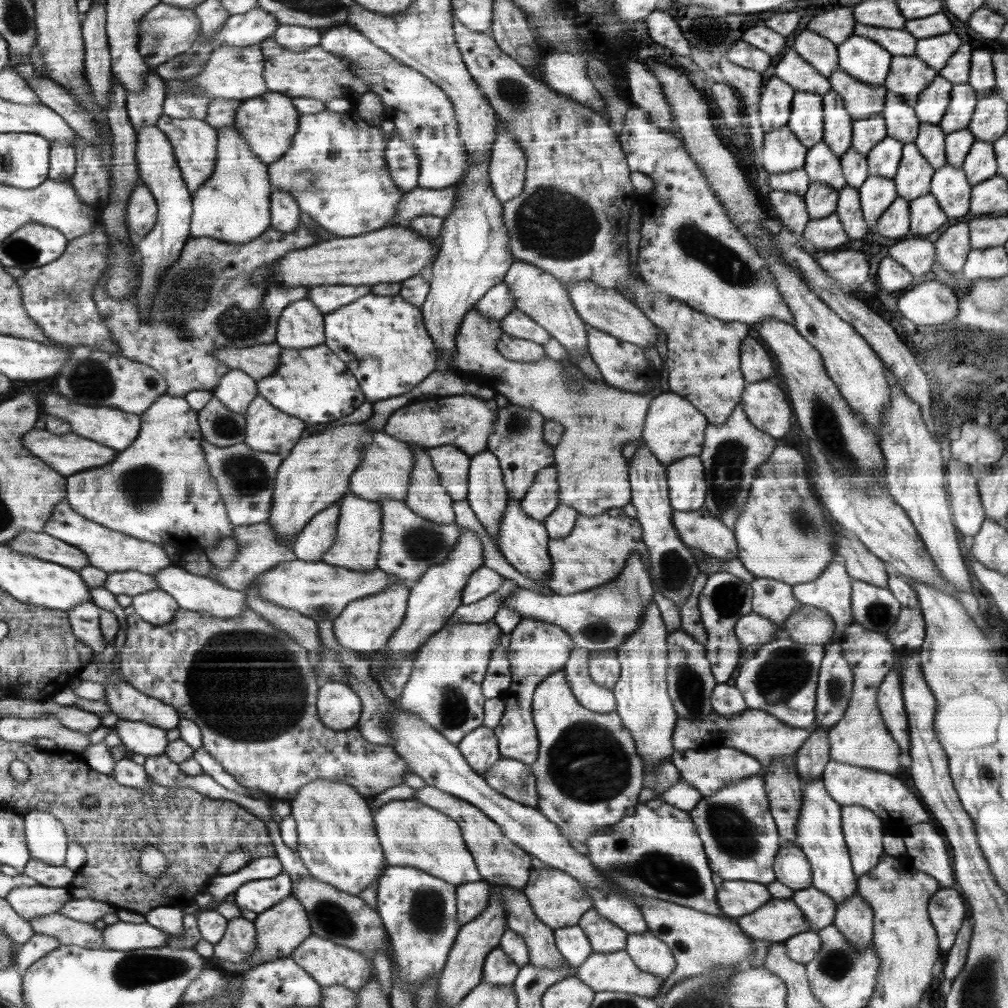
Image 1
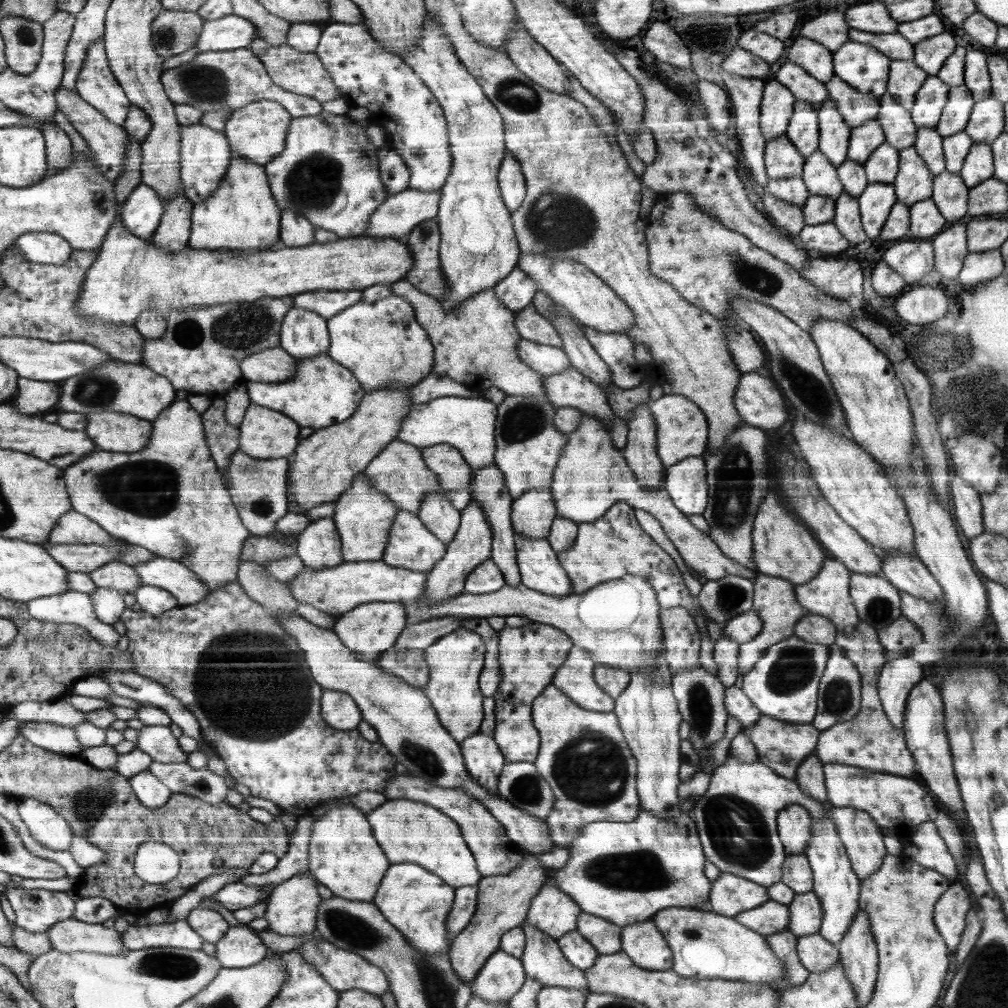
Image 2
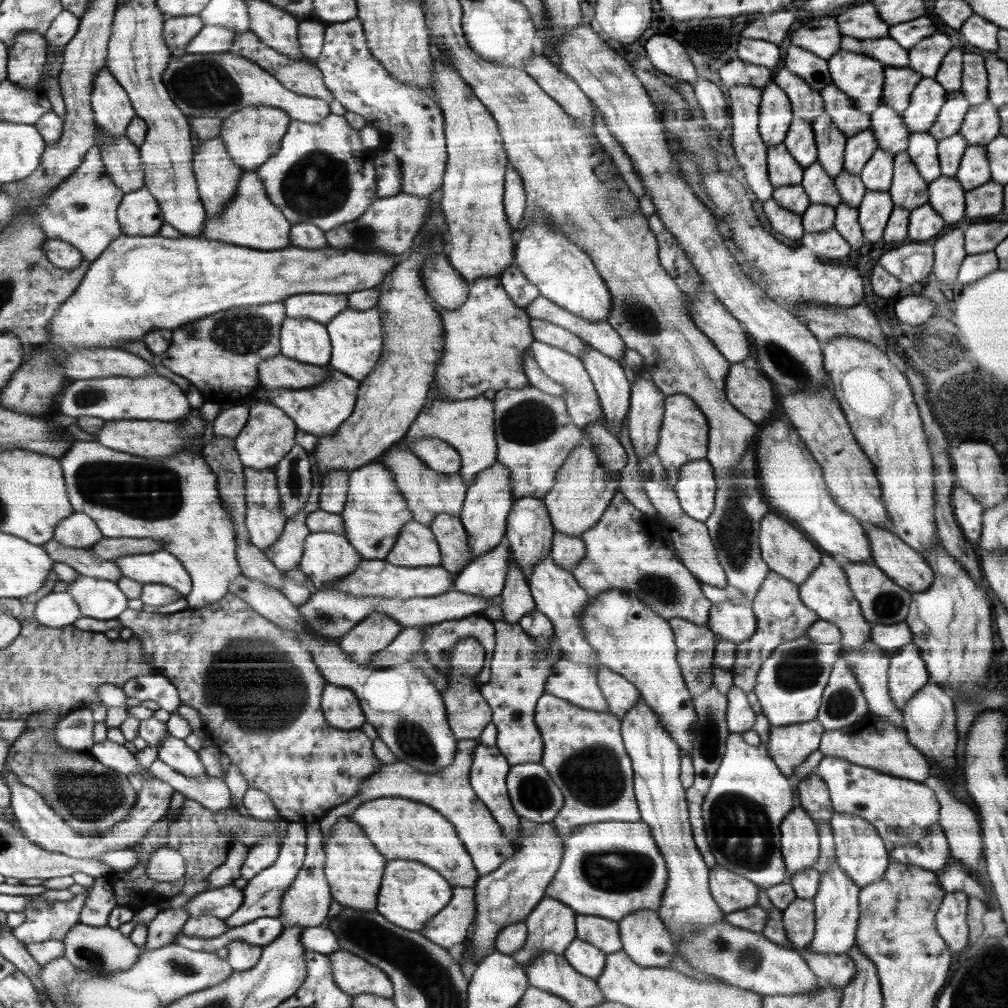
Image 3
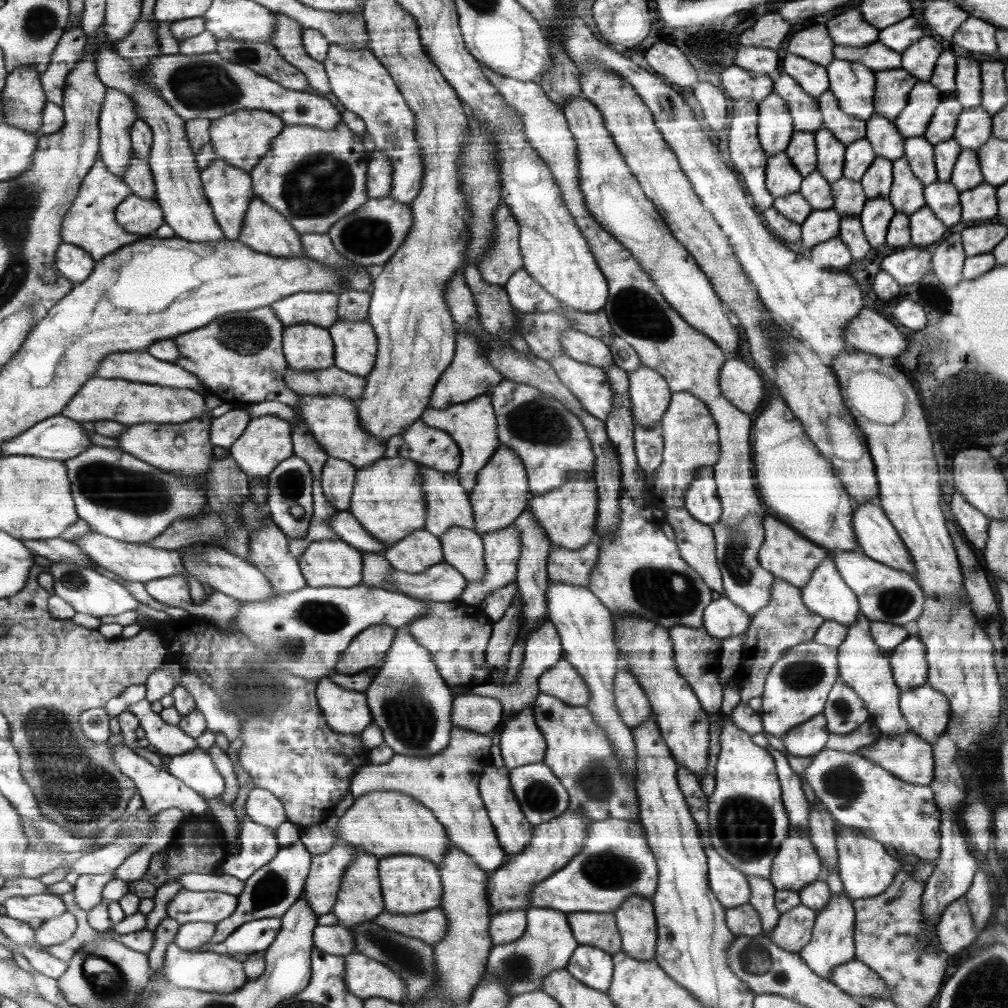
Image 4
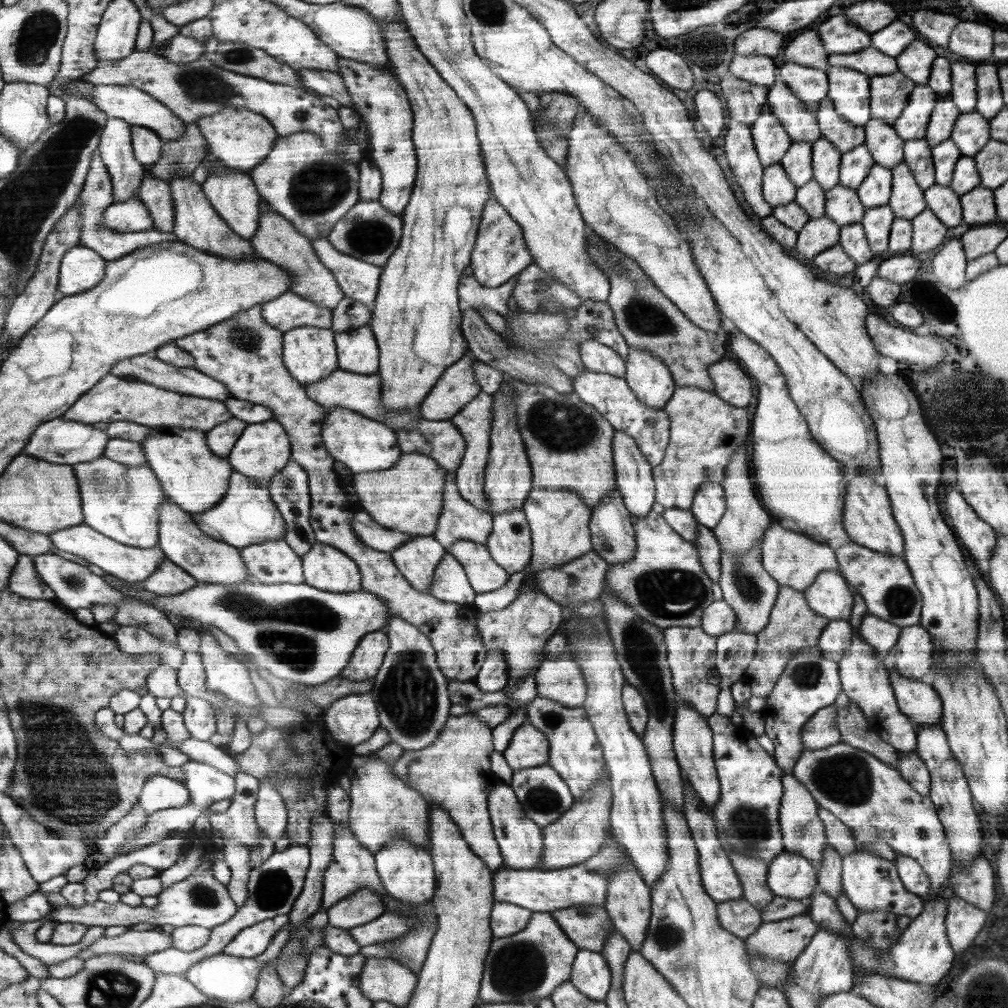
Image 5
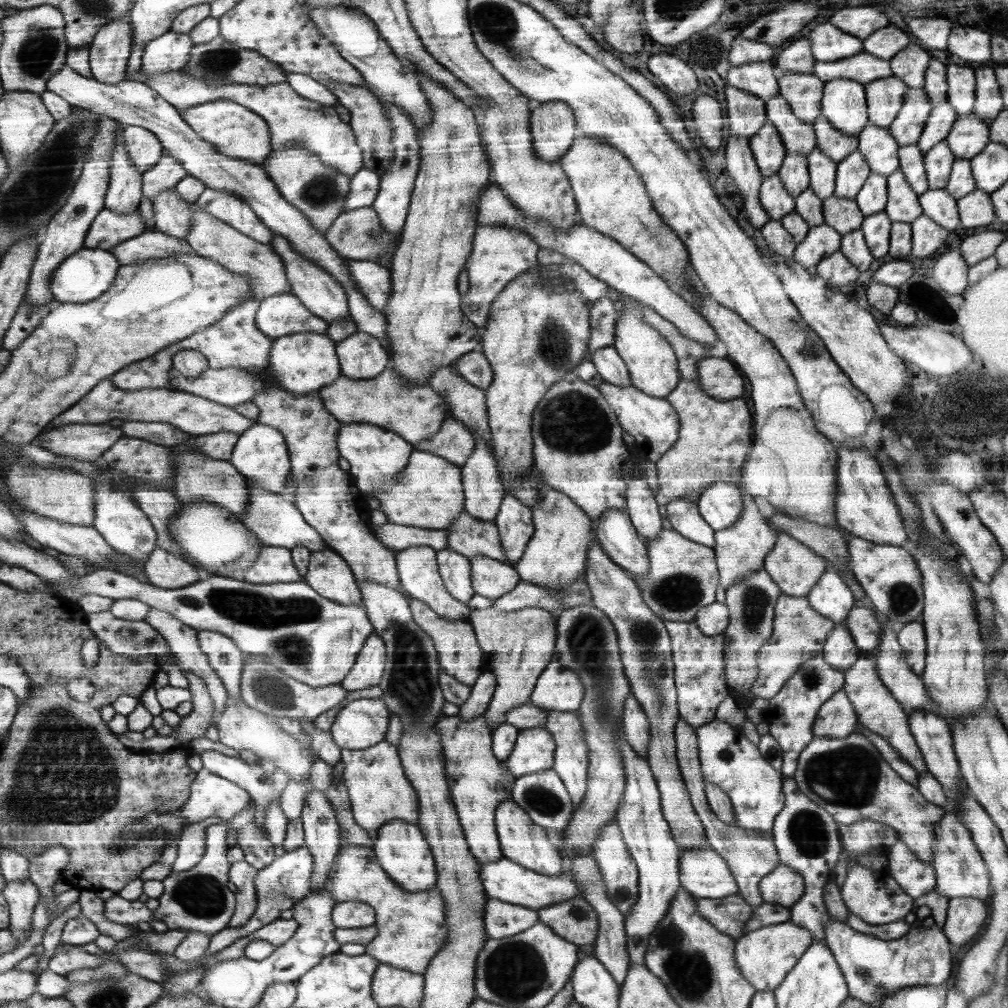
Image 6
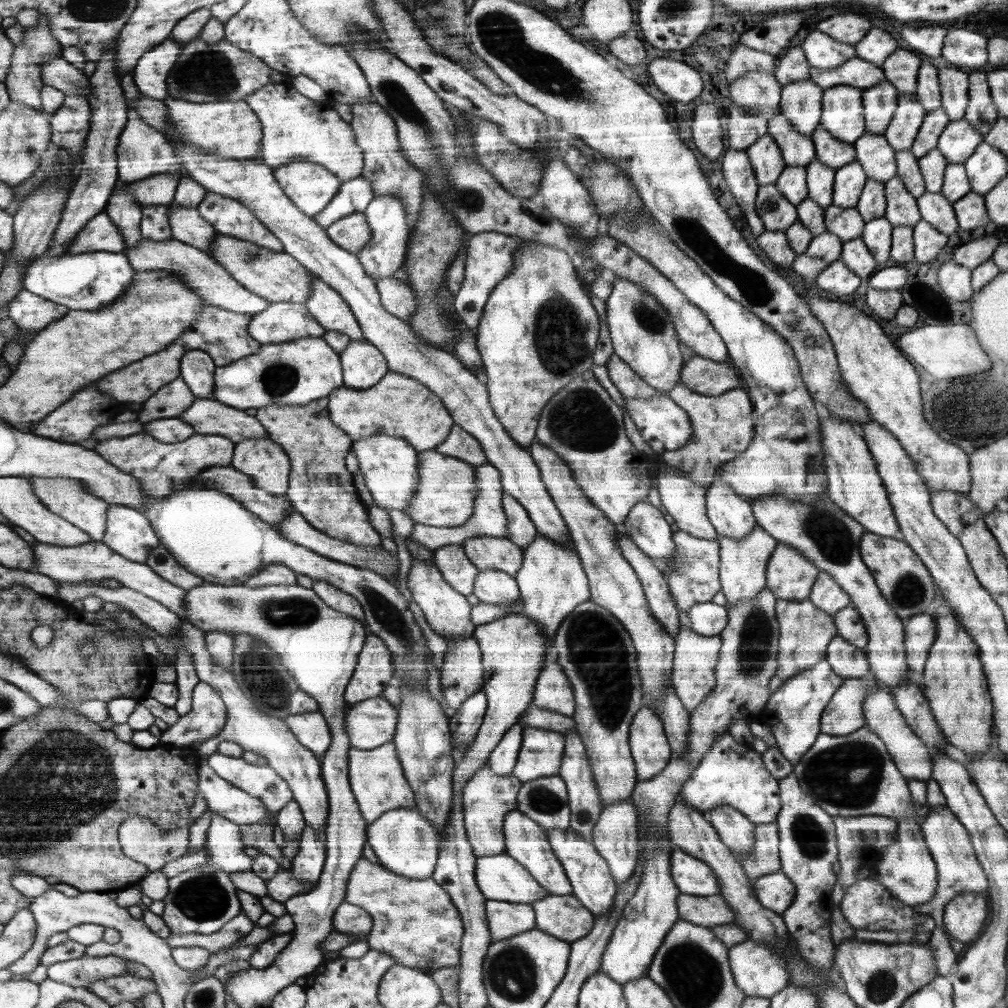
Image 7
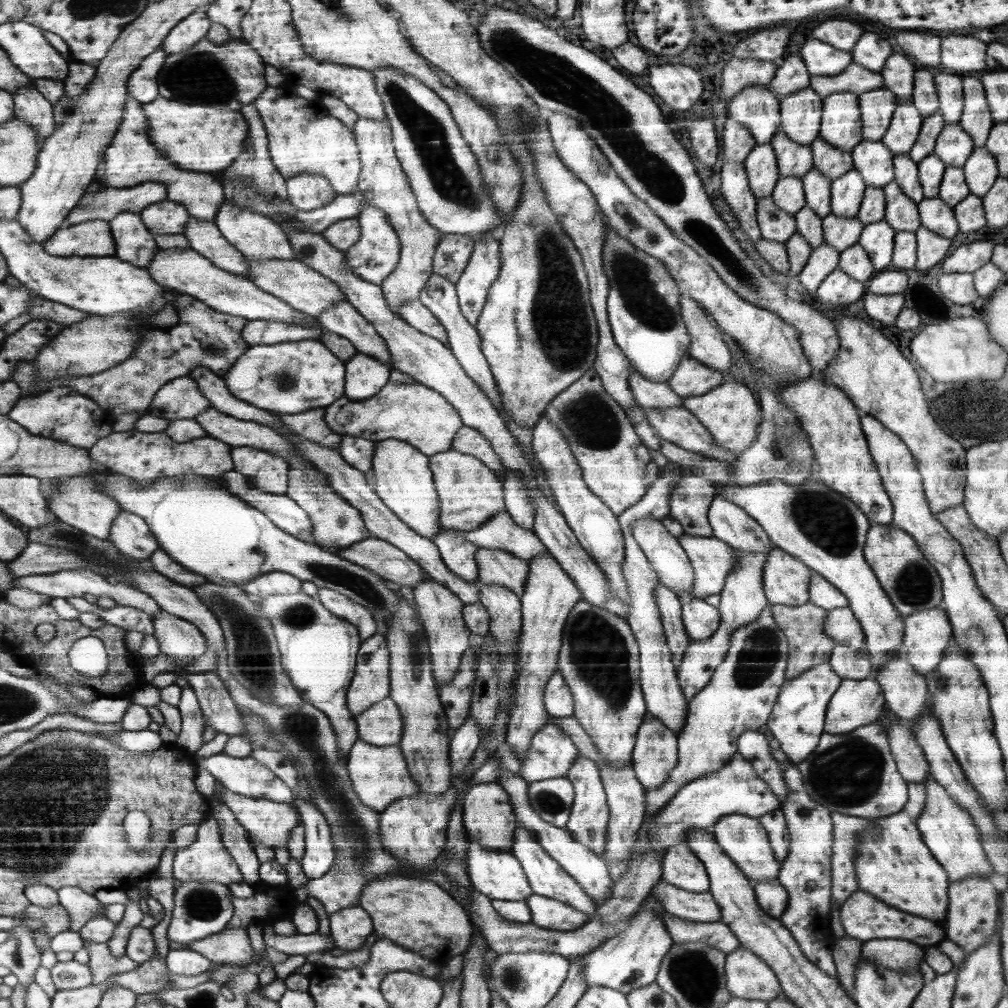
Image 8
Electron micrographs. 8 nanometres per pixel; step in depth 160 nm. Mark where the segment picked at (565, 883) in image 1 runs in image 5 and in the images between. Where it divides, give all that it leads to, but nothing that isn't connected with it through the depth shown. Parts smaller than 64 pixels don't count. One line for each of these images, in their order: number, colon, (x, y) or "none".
2: (553, 911)
3: (551, 927)
4: (549, 942)
5: (531, 964)

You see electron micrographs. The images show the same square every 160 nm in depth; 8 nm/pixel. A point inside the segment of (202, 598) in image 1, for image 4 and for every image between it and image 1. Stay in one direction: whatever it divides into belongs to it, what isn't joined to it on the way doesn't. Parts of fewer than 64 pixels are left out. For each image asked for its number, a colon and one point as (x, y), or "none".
2: (167, 573)
3: (161, 567)
4: (139, 562)

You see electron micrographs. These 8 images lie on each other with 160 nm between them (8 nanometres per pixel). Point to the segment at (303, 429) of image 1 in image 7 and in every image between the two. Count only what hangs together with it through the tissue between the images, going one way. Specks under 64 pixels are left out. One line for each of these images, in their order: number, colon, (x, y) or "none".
2: (264, 433)
3: (269, 434)
4: (267, 441)
5: (265, 448)
6: (262, 455)
7: (268, 464)

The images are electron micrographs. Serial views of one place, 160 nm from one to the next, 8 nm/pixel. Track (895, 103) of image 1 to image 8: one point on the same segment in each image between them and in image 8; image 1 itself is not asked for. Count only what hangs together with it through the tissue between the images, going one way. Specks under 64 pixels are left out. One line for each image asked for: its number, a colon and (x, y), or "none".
2: (899, 129)
3: (888, 126)
4: (887, 142)
5: (886, 148)
6: (880, 150)
7: (872, 151)
8: (872, 159)

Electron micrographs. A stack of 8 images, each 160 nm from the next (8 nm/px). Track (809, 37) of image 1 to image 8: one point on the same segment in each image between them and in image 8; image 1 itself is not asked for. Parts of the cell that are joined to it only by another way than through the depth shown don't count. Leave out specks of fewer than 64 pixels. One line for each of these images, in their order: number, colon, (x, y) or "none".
2: (815, 58)
3: (815, 70)
4: (812, 76)
5: (810, 84)
6: (804, 92)
7: (801, 101)
8: (800, 112)

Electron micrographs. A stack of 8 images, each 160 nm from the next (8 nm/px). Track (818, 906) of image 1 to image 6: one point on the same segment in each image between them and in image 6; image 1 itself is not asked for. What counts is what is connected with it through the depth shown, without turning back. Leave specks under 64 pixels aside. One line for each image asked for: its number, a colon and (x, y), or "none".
2: (805, 911)
3: (799, 922)
4: (794, 929)
5: (784, 940)
6: (765, 956)

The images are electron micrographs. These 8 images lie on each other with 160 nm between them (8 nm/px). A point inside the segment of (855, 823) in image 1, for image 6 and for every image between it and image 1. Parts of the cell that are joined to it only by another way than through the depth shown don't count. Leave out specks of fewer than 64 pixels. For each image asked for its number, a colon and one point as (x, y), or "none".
2: (862, 839)
3: (861, 854)
4: (866, 867)
5: (870, 882)
6: (872, 895)

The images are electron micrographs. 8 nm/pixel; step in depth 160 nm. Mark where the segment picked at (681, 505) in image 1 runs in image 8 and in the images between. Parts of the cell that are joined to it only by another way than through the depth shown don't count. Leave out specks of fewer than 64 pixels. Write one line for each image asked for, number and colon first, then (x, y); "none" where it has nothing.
2: (686, 482)
3: (696, 486)
4: (702, 500)
5: (710, 504)
6: (720, 505)
7: (732, 516)
8: (732, 524)

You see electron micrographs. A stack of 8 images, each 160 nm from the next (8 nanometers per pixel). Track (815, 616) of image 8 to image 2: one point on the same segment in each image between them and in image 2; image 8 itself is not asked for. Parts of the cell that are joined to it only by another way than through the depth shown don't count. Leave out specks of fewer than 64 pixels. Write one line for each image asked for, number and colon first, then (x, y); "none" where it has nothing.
2: (774, 599)
3: (782, 616)
4: (786, 621)
5: (794, 626)
6: (801, 631)
7: (804, 630)

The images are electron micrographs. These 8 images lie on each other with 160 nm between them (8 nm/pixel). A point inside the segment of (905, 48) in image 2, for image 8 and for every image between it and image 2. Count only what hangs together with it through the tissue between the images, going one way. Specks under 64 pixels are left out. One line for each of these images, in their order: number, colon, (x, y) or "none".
3: (889, 53)
4: (876, 56)
5: (870, 61)
6: (865, 68)
7: (858, 73)
8: (856, 79)

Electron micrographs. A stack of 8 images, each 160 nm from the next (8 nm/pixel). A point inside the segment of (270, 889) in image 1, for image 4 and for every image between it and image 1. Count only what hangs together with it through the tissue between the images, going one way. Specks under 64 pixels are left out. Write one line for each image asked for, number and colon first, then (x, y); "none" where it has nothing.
2: (235, 896)
3: (221, 902)
4: (211, 906)

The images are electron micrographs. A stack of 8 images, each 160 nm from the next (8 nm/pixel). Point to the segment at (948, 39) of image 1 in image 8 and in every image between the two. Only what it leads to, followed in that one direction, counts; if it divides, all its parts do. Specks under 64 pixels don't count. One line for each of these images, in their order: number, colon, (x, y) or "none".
2: (931, 54)
3: (926, 57)
4: (920, 59)
5: (916, 61)
6: (910, 65)
7: (902, 69)
8: (898, 73)

